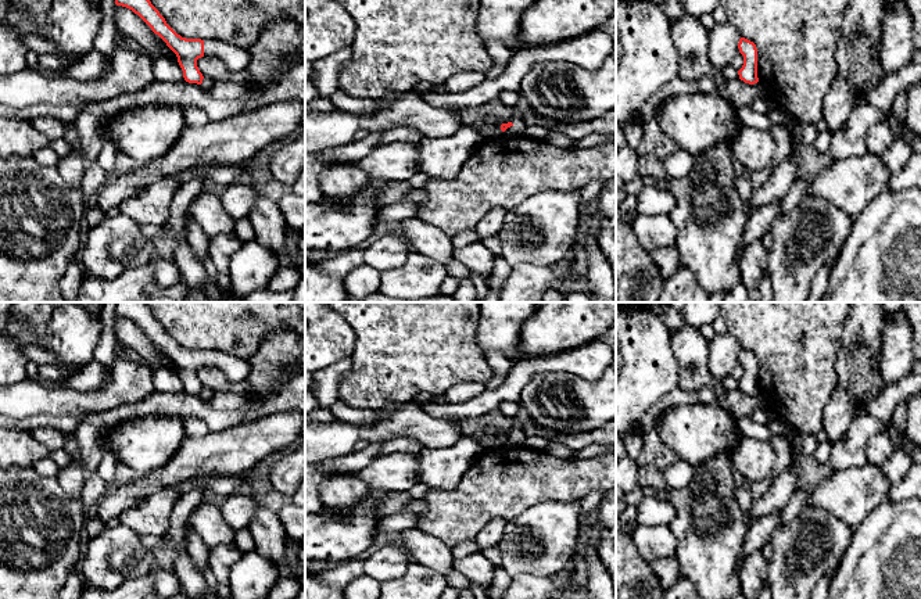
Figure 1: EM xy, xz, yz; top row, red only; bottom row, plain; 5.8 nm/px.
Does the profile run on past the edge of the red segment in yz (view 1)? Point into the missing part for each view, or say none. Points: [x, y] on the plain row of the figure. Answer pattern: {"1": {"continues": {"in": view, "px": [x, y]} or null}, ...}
{"1": {"continues": null}}

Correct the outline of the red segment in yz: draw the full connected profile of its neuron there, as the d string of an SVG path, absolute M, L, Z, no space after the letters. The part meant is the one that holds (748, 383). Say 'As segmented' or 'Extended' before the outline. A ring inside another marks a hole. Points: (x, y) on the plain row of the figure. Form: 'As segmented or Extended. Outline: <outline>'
As segmented. Outline: M745 348L739 349L739 363L743 366L743 376L738 381L739 390L745 394L755 395L757 388L757 359L756 355Z

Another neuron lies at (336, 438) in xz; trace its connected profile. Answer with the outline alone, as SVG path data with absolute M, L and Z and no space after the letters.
M397 403L383 408L373 426L356 426L341 420L305 423L305 462L322 462L347 456L358 441L379 442L412 437L423 448L449 448L462 437L460 417L433 417L422 408Z

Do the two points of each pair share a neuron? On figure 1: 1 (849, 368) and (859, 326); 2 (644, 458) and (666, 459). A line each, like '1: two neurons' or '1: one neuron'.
1: one neuron
2: one neuron

